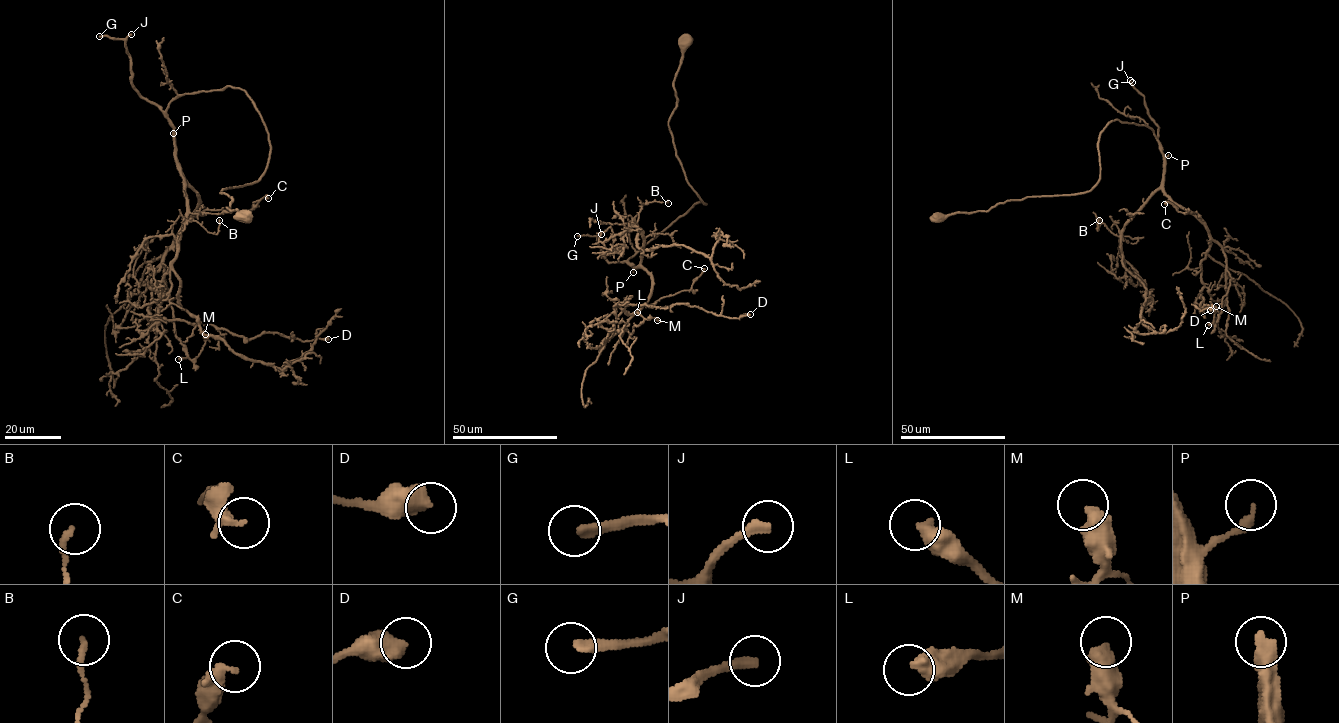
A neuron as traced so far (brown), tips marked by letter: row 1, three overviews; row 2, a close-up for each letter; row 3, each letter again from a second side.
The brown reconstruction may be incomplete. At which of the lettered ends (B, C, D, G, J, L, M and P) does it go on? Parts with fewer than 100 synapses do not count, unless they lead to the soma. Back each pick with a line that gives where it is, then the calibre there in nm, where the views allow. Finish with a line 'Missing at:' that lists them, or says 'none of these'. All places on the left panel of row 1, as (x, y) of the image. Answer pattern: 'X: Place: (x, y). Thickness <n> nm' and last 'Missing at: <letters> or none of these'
G: Place: (99, 36). Thickness 260 nm
J: Place: (131, 34). Thickness 320 nm
Missing at: G, J

